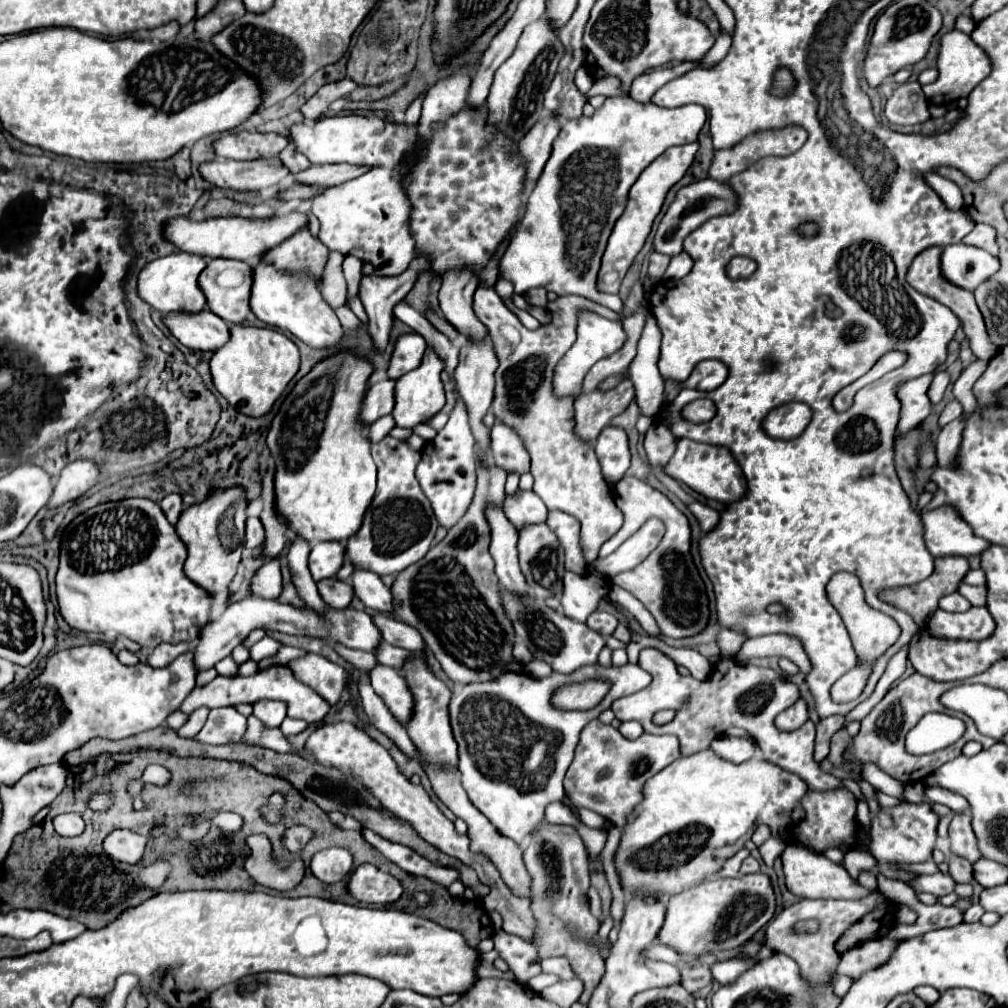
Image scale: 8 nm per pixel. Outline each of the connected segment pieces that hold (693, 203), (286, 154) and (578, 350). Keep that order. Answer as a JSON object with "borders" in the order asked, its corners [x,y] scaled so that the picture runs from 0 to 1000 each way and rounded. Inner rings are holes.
{"borders":[[[[692,179],[687,181],[681,187],[675,187],[675,190],[669,196],[669,202],[665,202],[663,210],[659,212],[653,230],[651,230],[651,250],[663,252],[663,254],[671,254],[673,250],[677,250],[677,240],[679,236],[690,228],[694,222],[698,222],[702,216],[712,214],[712,212],[720,212],[726,210],[730,206],[730,194],[728,190],[718,183],[718,181],[710,181],[710,179]]],[[[286,141],[286,147],[278,153],[278,159],[288,167],[290,173],[294,173],[294,171],[298,171],[298,169],[302,169],[302,167],[308,165],[308,161],[304,159],[304,155],[296,153],[294,145],[290,141]]],[[[583,308],[575,310],[575,313],[573,313],[573,337],[569,339],[565,349],[560,353],[558,361],[554,361],[554,365],[552,365],[550,387],[554,387],[556,391],[573,393],[575,391],[575,381],[577,381],[577,375],[583,369],[583,363],[597,357],[599,353],[609,351],[619,341],[619,337],[621,337],[621,331],[619,331],[615,319],[605,319],[603,315],[599,315],[591,310],[583,310]]]]}

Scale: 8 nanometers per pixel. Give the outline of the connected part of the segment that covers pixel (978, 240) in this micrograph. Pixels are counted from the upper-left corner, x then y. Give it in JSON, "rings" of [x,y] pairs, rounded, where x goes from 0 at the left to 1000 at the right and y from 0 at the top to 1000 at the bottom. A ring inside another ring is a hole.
{"rings":[[[968,222],[966,228],[954,236],[956,242],[964,242],[964,244],[972,244],[976,248],[980,248],[984,254],[990,254],[990,242],[988,242],[988,226],[984,226],[982,222]]]}

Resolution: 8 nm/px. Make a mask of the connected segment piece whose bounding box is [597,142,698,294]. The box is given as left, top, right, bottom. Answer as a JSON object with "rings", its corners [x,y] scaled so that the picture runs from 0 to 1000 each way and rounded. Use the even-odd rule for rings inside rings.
{"rings":[[[690,141],[688,143],[681,143],[681,145],[673,145],[673,147],[663,147],[657,155],[653,155],[653,159],[649,159],[649,163],[645,163],[645,167],[641,167],[641,171],[637,171],[637,175],[625,187],[623,204],[621,204],[619,212],[611,218],[609,228],[605,232],[605,238],[603,238],[603,244],[601,244],[601,250],[597,254],[592,277],[592,286],[595,290],[613,292],[617,276],[621,274],[623,266],[627,264],[631,252],[637,248],[637,244],[641,240],[641,234],[645,232],[647,220],[655,210],[663,188],[681,173],[681,169],[685,167],[685,163],[688,159],[690,149],[692,149]]]}

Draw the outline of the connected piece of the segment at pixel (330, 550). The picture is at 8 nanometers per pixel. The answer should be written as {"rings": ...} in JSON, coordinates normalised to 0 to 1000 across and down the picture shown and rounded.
{"rings":[[[315,538],[308,548],[308,567],[310,573],[315,577],[319,573],[329,573],[341,558],[341,540],[331,538]]]}

